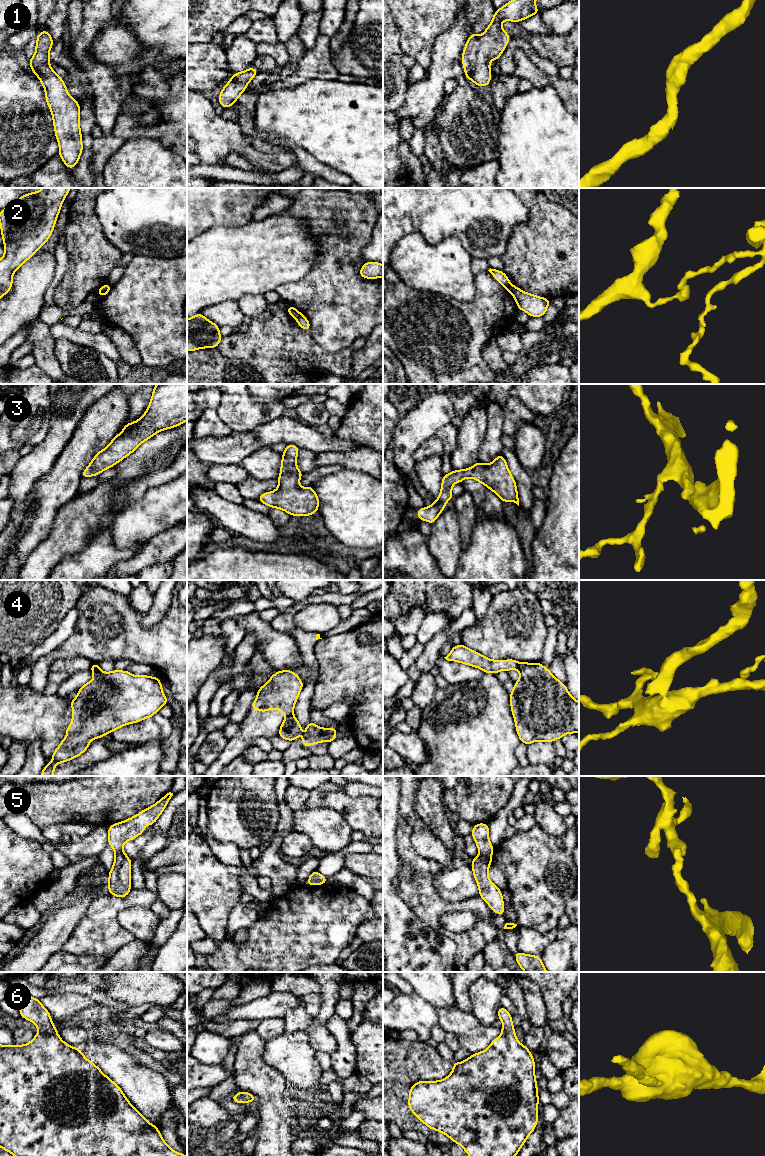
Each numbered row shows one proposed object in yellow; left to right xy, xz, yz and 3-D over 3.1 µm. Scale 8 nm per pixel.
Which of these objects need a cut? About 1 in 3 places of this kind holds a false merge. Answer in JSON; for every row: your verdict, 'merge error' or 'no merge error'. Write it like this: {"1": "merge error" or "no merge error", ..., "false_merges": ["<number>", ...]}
{"1": "no merge error", "2": "merge error", "3": "no merge error", "4": "merge error", "5": "no merge error", "6": "no merge error", "false_merges": ["2", "4"]}

